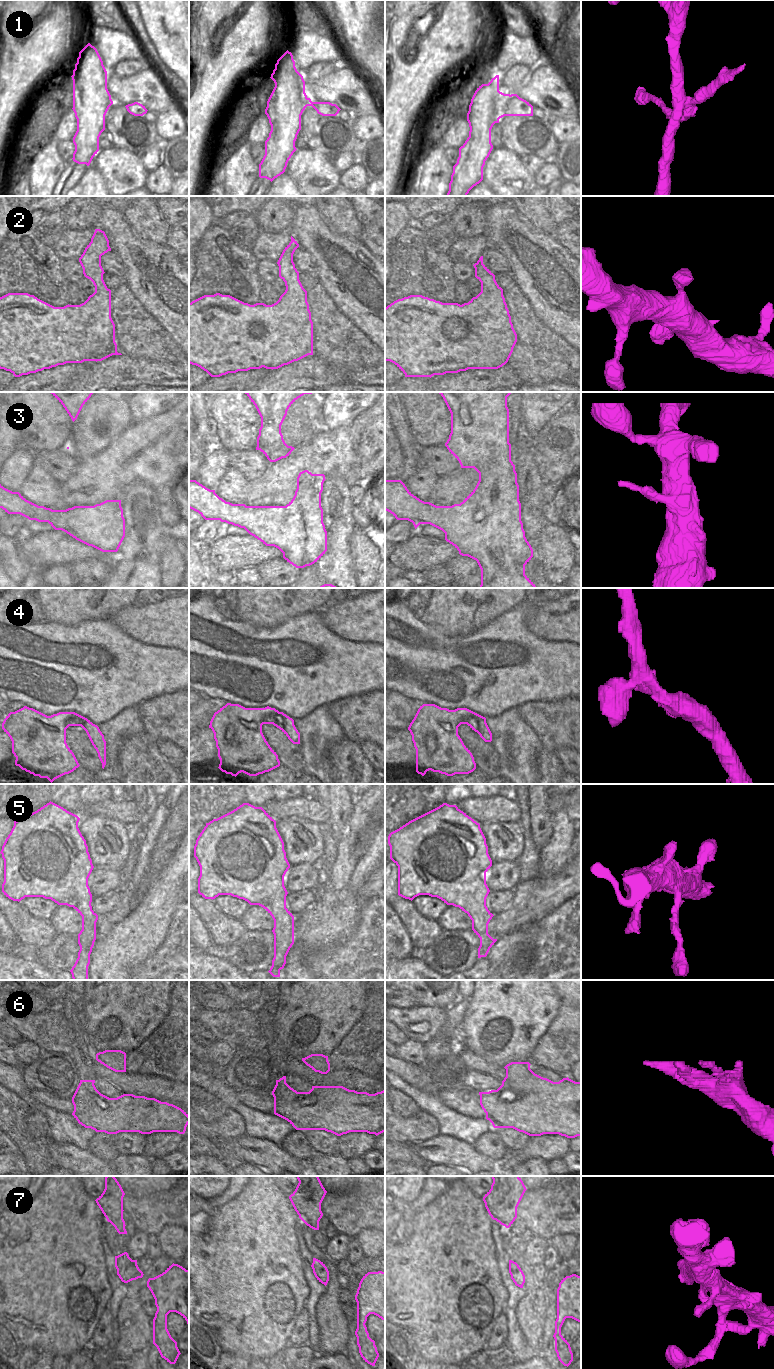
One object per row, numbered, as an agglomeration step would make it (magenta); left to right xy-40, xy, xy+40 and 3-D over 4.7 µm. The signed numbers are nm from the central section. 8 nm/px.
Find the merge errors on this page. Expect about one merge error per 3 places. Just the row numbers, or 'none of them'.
1.

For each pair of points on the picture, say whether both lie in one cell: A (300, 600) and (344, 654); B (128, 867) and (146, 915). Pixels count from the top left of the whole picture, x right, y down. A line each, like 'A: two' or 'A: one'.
A: two
B: two

